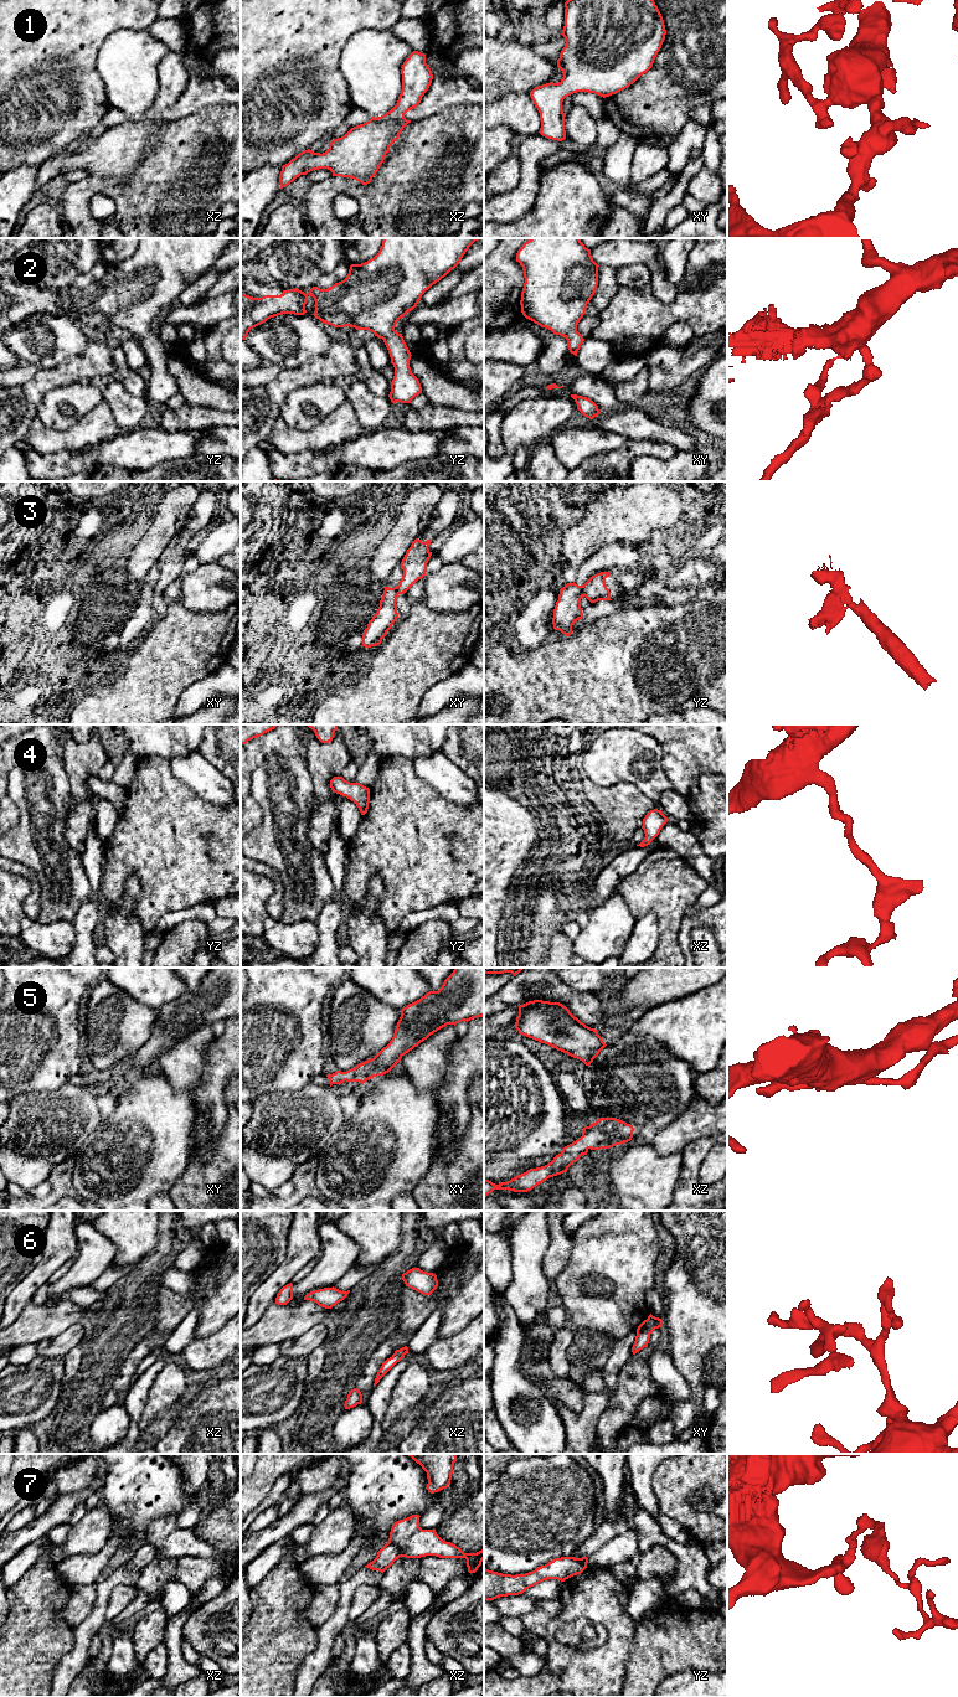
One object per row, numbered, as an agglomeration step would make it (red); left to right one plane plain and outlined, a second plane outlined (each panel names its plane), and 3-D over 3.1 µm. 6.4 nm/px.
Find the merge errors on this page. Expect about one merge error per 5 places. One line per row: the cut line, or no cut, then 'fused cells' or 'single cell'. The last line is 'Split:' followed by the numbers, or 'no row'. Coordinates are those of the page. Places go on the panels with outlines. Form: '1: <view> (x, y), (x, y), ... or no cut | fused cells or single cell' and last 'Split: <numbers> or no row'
1: no cut | single cell
2: no cut | single cell
3: yz (580, 586), (585, 596) | fused cells
4: no cut | single cell
5: no cut | single cell
6: no cut | single cell
7: xz (389, 1541), (398, 1550), (401, 1556) | fused cells
Split: 3, 7

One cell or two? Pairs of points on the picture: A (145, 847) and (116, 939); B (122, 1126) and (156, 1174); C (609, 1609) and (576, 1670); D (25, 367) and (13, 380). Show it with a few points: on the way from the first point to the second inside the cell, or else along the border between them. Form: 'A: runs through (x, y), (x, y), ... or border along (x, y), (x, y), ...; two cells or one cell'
A: border along (132, 872), (138, 877), (140, 887), (135, 904); two cells
B: runs through (133, 1138), (143, 1148), (149, 1162); one cell
C: runs through (613, 1626), (613, 1643), (593, 1662); one cell
D: runs through (22, 370), (15, 377); one cell

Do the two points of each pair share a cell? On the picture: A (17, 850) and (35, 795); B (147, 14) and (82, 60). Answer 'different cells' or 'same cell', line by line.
A: same cell
B: same cell

